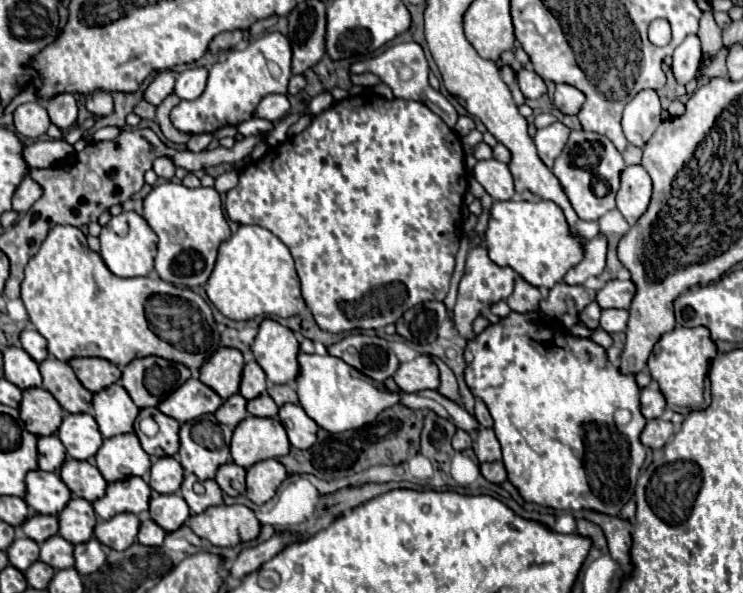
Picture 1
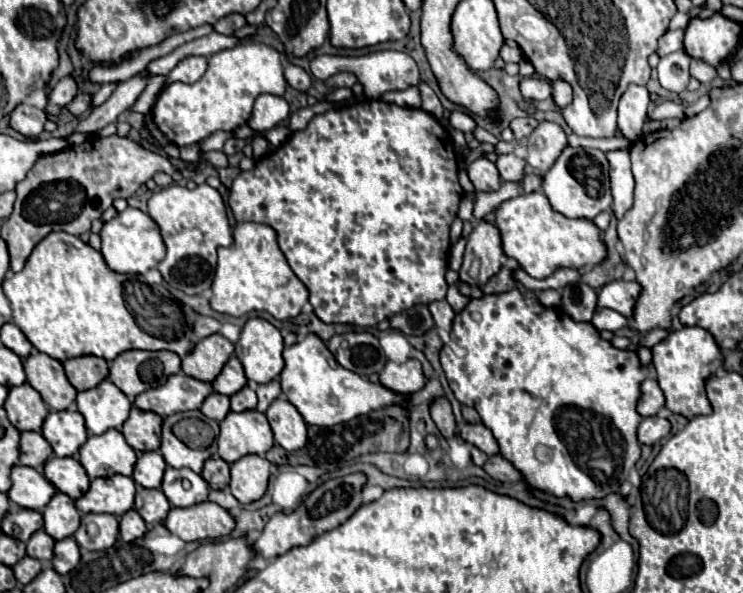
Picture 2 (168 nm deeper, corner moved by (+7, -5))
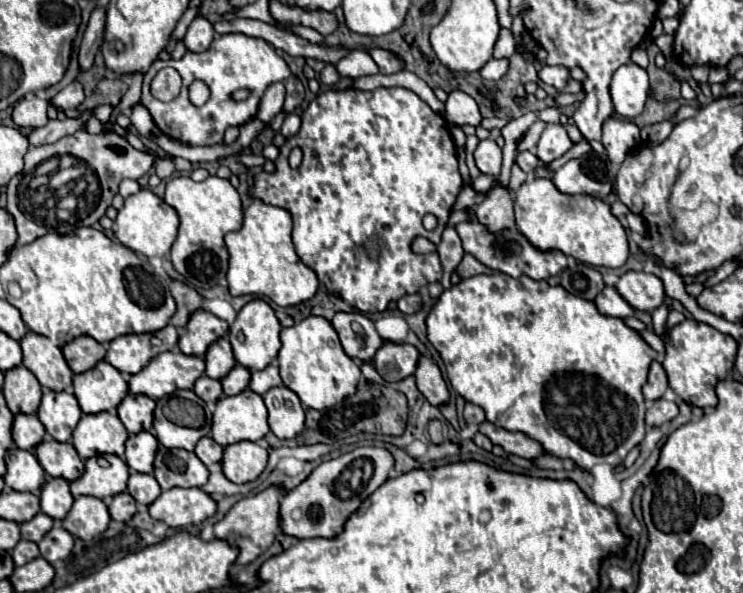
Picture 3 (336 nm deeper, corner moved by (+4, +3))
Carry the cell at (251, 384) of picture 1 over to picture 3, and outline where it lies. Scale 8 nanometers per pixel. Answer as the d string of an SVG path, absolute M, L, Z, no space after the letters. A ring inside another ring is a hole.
M222 337L220 341L212 343L204 361L206 361L206 375L208 377L212 377L212 379L226 377L226 373L230 373L230 369L234 369L234 365L236 365L230 341L226 337Z

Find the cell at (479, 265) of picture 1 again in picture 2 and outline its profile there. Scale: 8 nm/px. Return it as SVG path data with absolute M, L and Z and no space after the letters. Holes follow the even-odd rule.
M479 221L479 225L473 229L473 233L467 239L459 277L461 281L467 281L471 285L483 285L491 275L495 275L503 267L505 261L507 255L503 253L497 225L489 221ZM473 259L479 259L479 275L475 279L469 275Z

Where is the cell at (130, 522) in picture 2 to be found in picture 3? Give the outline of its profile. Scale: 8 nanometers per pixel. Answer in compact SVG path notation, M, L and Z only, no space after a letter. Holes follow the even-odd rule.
M120 493L108 501L108 511L114 521L126 523L136 515L136 501L130 493Z

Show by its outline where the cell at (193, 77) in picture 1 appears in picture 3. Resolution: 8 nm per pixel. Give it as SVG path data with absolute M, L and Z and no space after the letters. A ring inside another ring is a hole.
M196 17L188 27L188 33L184 37L184 45L192 53L202 53L210 47L212 39L214 39L212 23L208 23L204 17Z

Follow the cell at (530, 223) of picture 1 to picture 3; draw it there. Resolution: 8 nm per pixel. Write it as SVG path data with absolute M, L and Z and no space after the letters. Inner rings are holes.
M550 179L524 183L514 193L514 215L520 233L538 251L560 251L594 267L622 267L628 259L626 231L610 213L610 205L586 195L564 195Z

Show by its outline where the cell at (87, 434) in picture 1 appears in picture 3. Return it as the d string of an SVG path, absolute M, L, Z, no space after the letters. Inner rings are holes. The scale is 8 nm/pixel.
M44 389L42 403L36 411L36 417L42 421L46 431L60 443L70 441L74 425L78 425L82 411L76 397L68 391L48 391Z

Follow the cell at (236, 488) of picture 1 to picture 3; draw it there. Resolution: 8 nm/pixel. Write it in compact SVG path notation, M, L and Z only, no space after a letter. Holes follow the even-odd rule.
M202 437L202 439L198 441L194 453L198 455L198 459L200 459L206 467L210 467L210 465L214 465L214 463L218 463L218 465L222 463L222 453L224 453L224 449L222 449L216 441L212 441L210 437Z

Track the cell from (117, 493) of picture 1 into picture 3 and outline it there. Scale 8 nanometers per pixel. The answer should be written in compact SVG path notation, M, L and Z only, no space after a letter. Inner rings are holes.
M116 455L92 457L84 463L84 475L70 483L74 497L92 495L98 499L110 499L128 489L130 469Z

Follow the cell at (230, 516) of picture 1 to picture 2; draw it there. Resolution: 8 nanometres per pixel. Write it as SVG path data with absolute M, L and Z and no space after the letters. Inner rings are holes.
M203 501L191 507L171 507L163 525L183 541L203 541L229 535L235 521L217 503Z

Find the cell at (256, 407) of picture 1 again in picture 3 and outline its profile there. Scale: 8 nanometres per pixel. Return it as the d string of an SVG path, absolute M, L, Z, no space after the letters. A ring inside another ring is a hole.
M236 365L224 379L222 379L222 387L224 387L224 395L238 395L244 389L248 389L250 385L250 371L242 365Z

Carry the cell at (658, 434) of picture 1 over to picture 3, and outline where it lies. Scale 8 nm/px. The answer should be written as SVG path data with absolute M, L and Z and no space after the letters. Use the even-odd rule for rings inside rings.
M652 401L648 403L648 411L646 411L646 425L648 427L660 427L668 421L672 421L678 415L678 407L672 401Z

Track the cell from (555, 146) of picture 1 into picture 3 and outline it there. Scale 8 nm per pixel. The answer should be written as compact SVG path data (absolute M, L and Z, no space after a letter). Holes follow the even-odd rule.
M548 123L536 145L536 155L542 163L550 163L552 159L564 155L570 147L572 141L568 137L568 131L560 123Z

